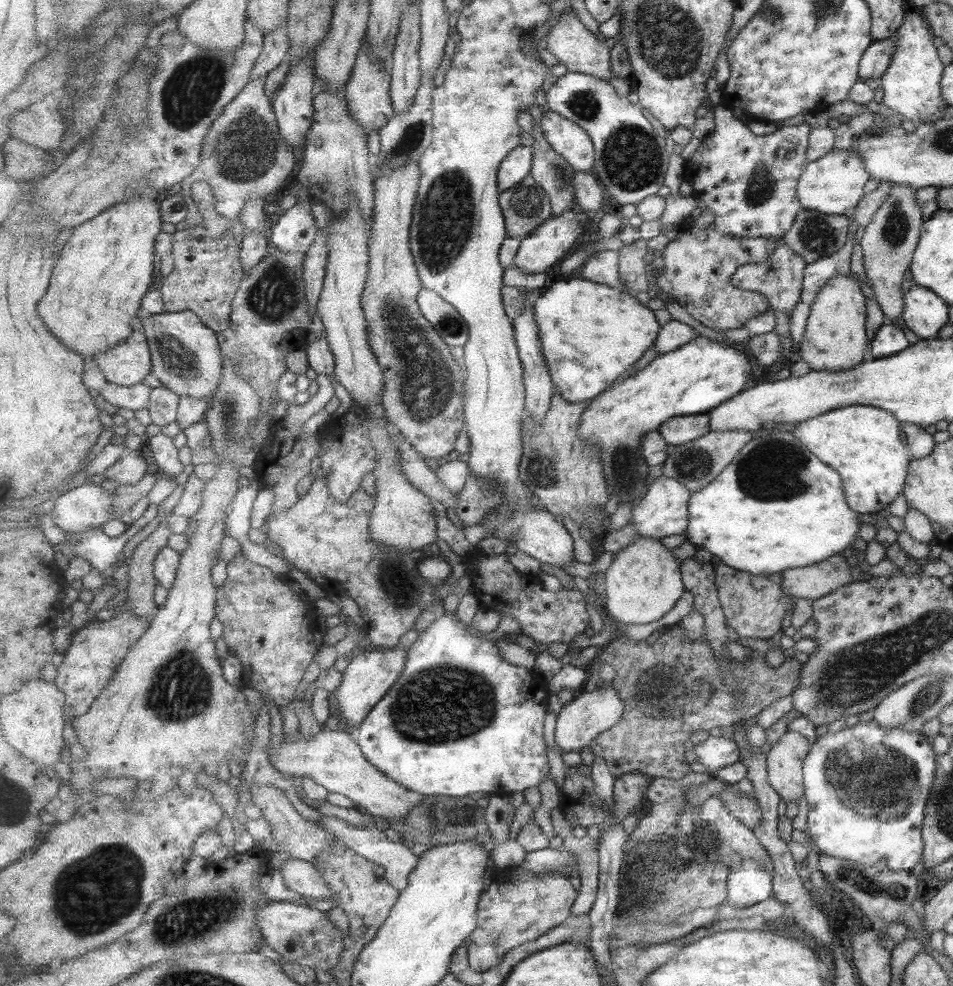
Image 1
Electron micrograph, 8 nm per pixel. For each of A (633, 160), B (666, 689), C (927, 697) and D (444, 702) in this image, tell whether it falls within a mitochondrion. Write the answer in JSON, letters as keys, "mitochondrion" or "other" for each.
{"A":"mitochondrion","B":"mitochondrion","C":"mitochondrion","D":"mitochondrion"}

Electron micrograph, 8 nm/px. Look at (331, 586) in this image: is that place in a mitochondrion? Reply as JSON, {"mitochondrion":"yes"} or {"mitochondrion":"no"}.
{"mitochondrion":"no"}

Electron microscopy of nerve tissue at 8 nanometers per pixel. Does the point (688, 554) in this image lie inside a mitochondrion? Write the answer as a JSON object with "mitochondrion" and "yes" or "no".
{"mitochondrion":"no"}

